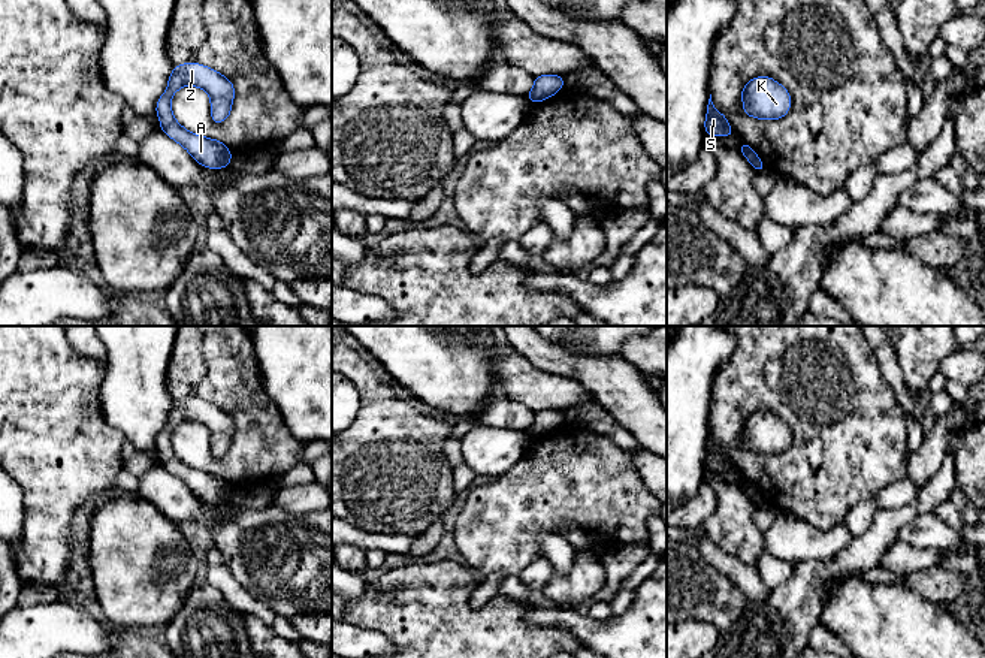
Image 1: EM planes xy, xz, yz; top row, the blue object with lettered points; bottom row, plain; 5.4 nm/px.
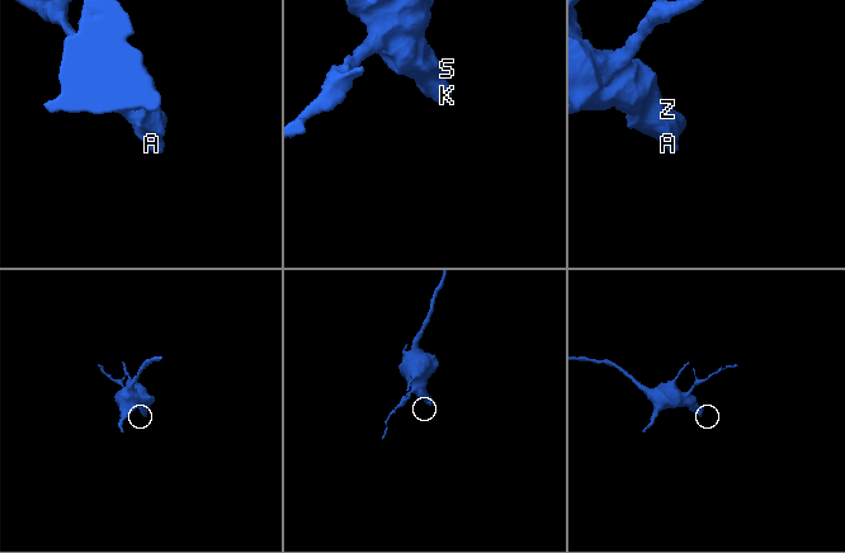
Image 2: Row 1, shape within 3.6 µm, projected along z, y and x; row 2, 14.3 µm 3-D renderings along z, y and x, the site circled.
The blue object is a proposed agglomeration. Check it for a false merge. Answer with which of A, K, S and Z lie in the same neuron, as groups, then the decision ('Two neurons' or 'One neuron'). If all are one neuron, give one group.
Groups: A K S Z. One neuron

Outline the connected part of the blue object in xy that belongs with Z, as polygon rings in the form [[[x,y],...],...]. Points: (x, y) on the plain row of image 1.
[[[199,398],[173,401],[167,423],[160,431],[155,447],[160,455],[160,465],[184,482],[190,491],[208,504],[229,502],[232,486],[220,476],[194,470],[184,464],[173,452],[170,435],[181,422],[199,422],[209,429],[211,453],[221,459],[232,447],[235,422],[230,414]]]

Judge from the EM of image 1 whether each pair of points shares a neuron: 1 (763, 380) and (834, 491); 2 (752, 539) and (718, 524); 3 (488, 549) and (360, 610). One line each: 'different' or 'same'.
1: same
2: same
3: different

